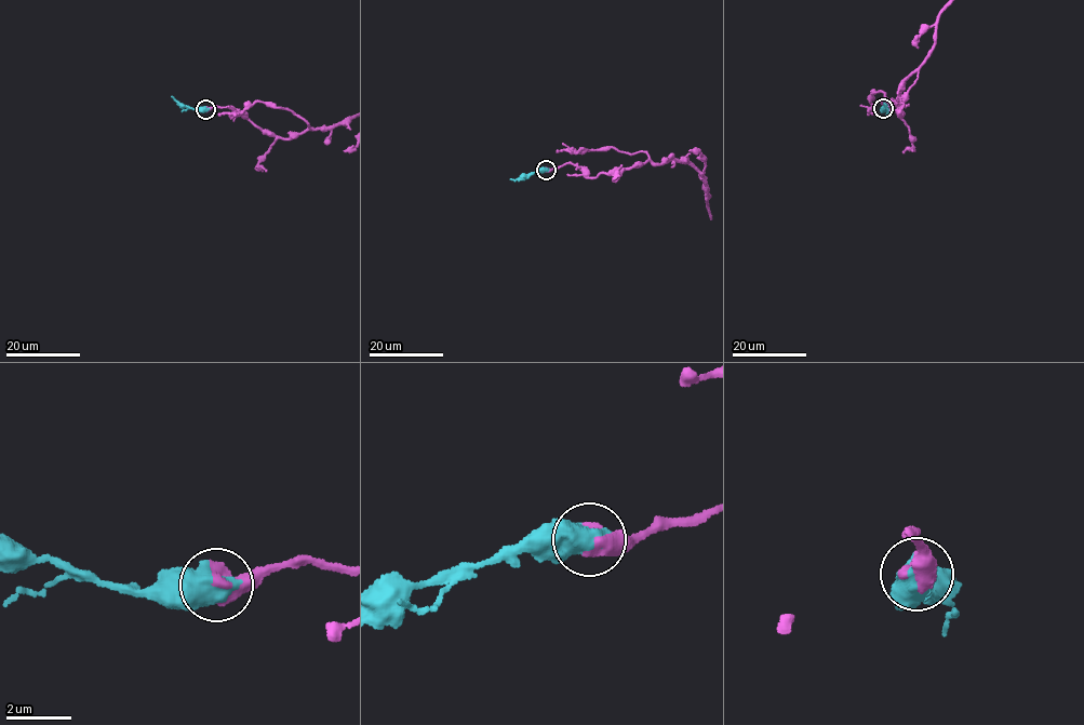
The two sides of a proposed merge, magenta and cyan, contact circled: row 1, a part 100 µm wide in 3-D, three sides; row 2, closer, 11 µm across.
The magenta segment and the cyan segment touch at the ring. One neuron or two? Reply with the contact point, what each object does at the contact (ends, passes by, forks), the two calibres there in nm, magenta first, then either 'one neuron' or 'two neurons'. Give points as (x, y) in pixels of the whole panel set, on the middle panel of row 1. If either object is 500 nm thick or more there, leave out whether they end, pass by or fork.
place (546, 170); calibres 700 and 800 nm; one neuron

